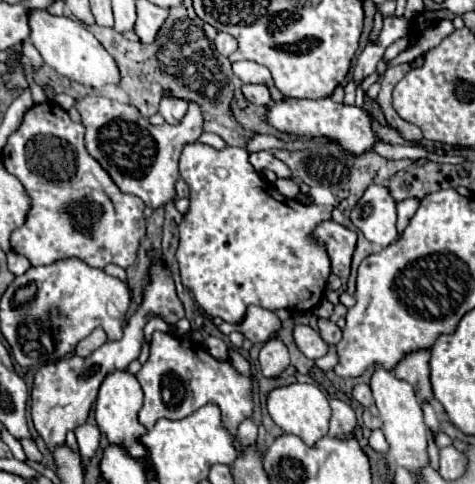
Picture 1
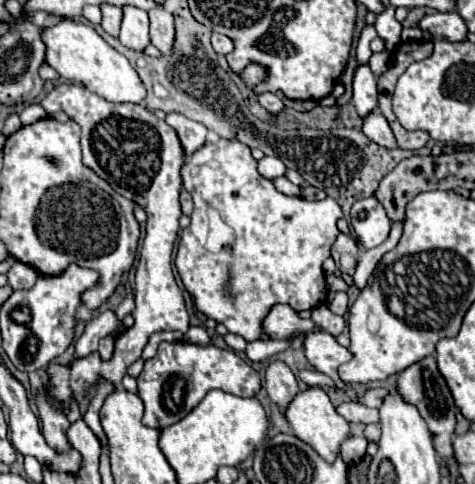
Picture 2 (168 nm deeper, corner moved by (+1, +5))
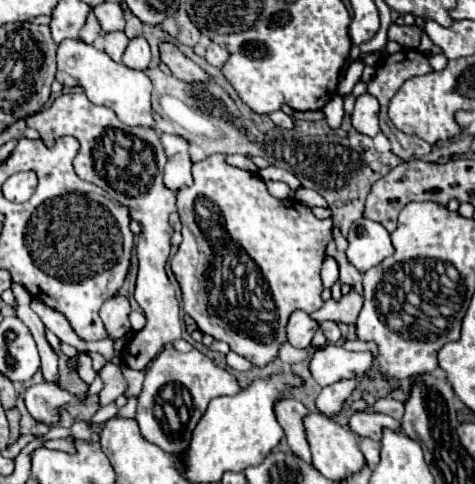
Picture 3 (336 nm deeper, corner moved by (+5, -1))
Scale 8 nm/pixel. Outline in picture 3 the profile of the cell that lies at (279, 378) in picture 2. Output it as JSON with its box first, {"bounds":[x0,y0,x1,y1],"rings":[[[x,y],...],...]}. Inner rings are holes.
{"bounds":[276,397,312,463],"rings":[[[290,397],[290,399],[284,399],[282,403],[278,403],[276,415],[278,415],[278,423],[282,425],[282,429],[286,433],[286,441],[290,445],[290,451],[296,457],[304,459],[306,463],[312,463],[310,447],[306,441],[304,423],[302,423],[302,419],[308,415],[308,409],[298,399]]]}

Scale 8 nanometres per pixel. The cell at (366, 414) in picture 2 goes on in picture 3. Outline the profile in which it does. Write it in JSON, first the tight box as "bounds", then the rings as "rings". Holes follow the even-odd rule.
{"bounds":[350,411,402,441],"rings":[[[362,411],[362,413],[354,413],[350,419],[350,429],[360,435],[360,437],[370,437],[374,441],[382,439],[382,431],[384,429],[392,429],[396,433],[402,431],[400,421],[382,415],[382,413],[372,413],[372,411]]]}

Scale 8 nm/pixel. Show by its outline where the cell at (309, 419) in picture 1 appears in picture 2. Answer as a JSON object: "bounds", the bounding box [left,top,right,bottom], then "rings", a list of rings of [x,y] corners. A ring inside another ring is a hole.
{"bounds":[286,387,350,461],"rings":[[[308,387],[304,391],[300,391],[288,405],[286,409],[286,421],[292,427],[292,433],[302,439],[304,443],[308,443],[322,459],[326,461],[334,461],[334,457],[340,453],[340,445],[342,441],[350,435],[350,427],[346,423],[344,417],[340,417],[330,401],[330,397],[326,395],[324,389],[320,387]]]}

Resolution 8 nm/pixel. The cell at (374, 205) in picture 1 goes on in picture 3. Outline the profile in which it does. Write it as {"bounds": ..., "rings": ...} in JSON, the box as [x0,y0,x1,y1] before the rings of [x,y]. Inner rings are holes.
{"bounds":[346,217,394,273],"rings":[[[366,217],[352,223],[348,241],[350,245],[346,257],[360,273],[366,273],[394,253],[390,233],[380,223],[374,223]]]}

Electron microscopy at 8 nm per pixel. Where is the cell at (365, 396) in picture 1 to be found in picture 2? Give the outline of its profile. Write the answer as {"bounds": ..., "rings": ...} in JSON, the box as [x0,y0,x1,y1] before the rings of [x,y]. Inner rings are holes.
{"bounds":[362,389,388,407],"rings":[[[368,389],[366,391],[366,395],[362,397],[362,403],[366,405],[366,407],[380,407],[382,405],[382,397],[386,395],[388,391],[386,389]]]}

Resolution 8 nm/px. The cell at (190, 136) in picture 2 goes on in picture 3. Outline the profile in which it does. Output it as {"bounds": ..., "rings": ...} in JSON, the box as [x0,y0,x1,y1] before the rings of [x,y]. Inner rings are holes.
{"bounds":[160,135,192,191],"rings":[[[160,135],[160,141],[164,145],[166,153],[166,167],[164,167],[164,185],[170,191],[180,191],[182,187],[192,185],[192,175],[190,175],[190,155],[188,155],[188,143],[182,137],[174,135]]]}

